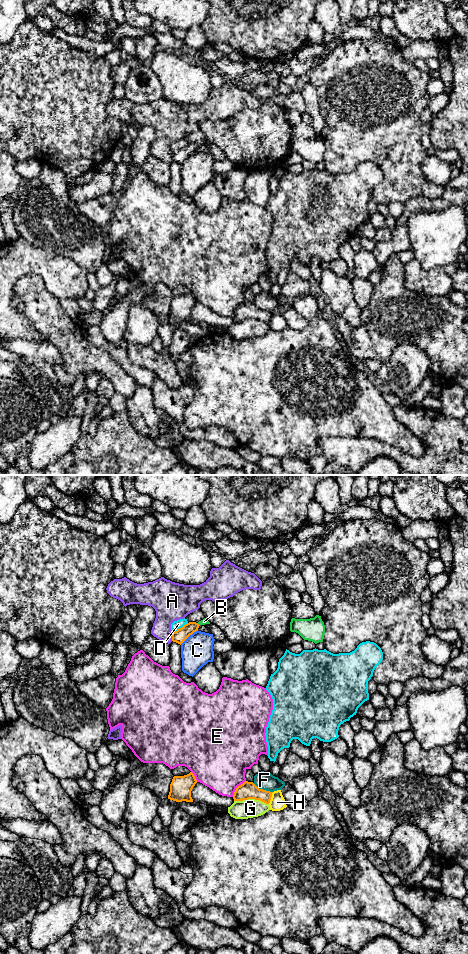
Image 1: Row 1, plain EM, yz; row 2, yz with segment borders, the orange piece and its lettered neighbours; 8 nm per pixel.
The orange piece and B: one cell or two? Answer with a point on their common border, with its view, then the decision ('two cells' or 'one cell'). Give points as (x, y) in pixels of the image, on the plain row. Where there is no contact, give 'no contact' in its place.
yz (198, 144) | one cell

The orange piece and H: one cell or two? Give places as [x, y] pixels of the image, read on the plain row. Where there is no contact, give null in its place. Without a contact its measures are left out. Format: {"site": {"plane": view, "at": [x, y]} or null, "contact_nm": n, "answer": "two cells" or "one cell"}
{"site": {"plane": "yz", "at": [270, 318]}, "contact_nm": 100, "answer": "two cells"}

